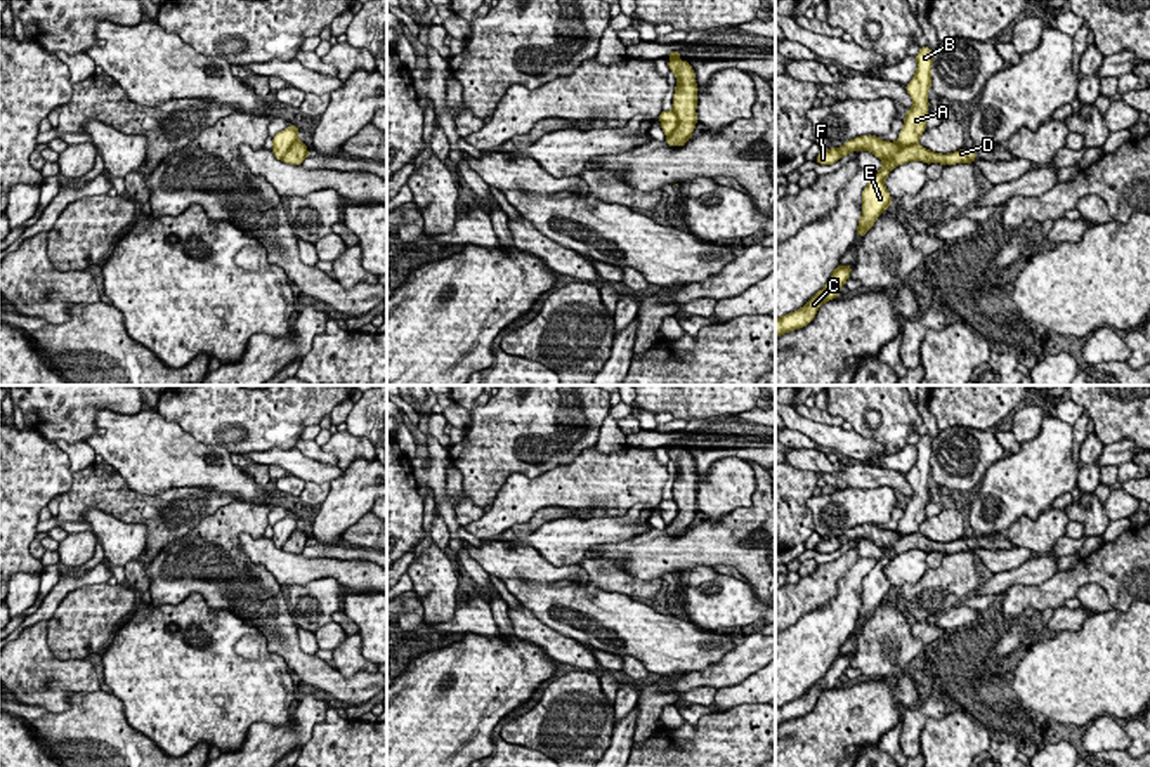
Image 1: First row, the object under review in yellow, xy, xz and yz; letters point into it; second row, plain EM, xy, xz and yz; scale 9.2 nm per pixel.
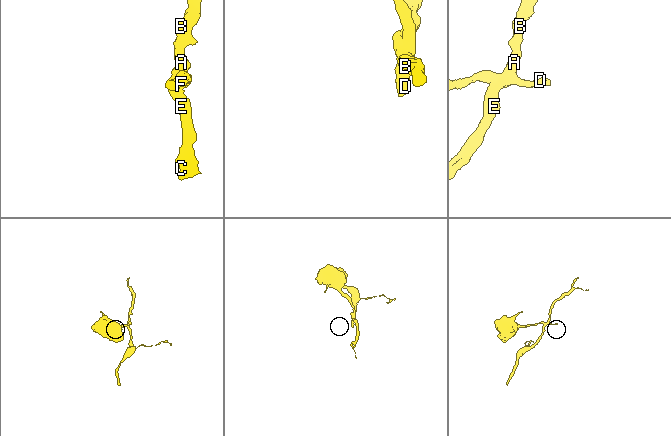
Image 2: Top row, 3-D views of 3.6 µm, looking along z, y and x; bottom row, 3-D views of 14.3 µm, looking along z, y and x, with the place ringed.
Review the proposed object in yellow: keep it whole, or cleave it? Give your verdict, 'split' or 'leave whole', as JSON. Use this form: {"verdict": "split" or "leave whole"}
{"verdict": "split"}

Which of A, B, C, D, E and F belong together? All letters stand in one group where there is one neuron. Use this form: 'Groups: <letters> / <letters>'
Groups: A B C E / D F

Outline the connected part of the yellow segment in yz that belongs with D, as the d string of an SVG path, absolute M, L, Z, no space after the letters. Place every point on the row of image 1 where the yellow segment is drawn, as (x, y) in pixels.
M860 135L852 141L846 141L840 149L831 148L829 151L820 151L815 158L820 165L833 165L841 156L846 156L852 151L871 151L876 158L893 161L895 165L904 165L907 161L925 161L930 163L942 163L942 165L954 165L954 163L973 163L977 154L973 149L959 149L956 153L940 154L925 149L919 144L911 144L900 148L897 142L881 141L876 135Z

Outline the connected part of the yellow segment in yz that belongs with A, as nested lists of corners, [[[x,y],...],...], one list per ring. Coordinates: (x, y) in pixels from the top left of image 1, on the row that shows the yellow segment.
[[[921,47],[918,56],[918,69],[914,78],[905,85],[905,90],[912,97],[914,106],[905,111],[905,121],[898,134],[897,144],[900,148],[918,144],[921,134],[926,130],[925,120],[928,116],[928,90],[931,87],[931,62],[933,52],[928,47]]]

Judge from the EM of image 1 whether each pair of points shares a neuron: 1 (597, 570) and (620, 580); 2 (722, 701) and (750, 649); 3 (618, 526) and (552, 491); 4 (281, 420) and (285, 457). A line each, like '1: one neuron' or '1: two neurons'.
1: one neuron
2: two neurons
3: two neurons
4: two neurons

